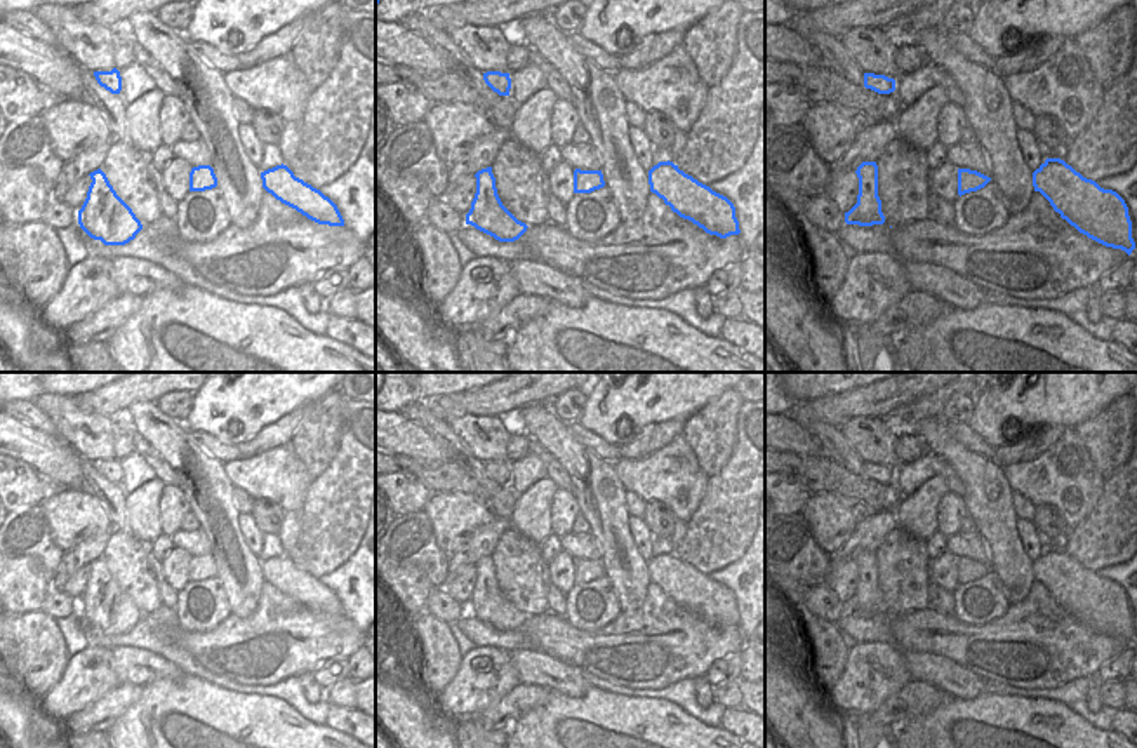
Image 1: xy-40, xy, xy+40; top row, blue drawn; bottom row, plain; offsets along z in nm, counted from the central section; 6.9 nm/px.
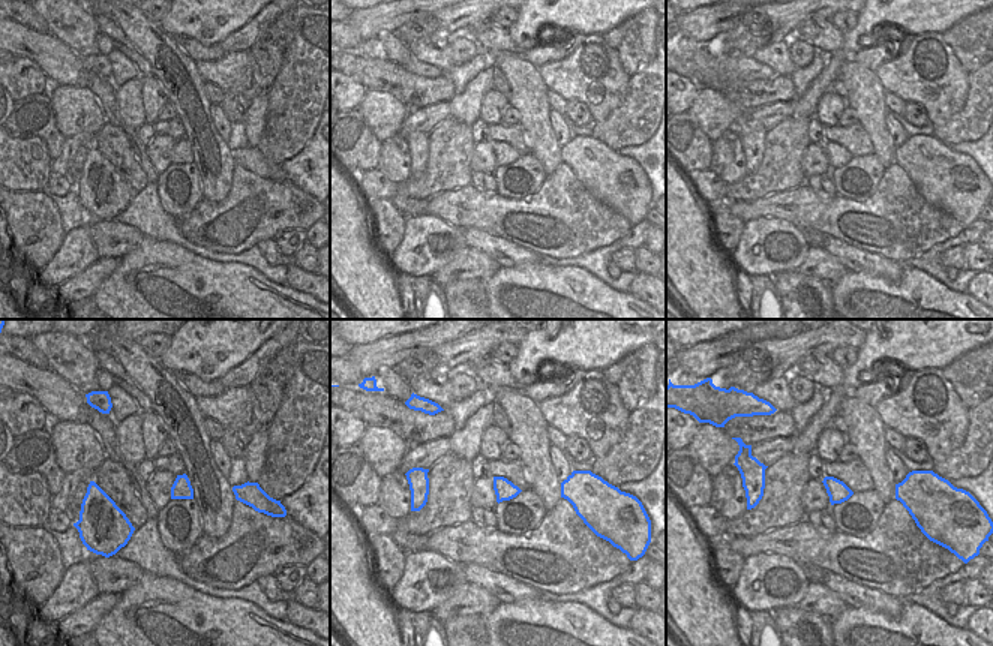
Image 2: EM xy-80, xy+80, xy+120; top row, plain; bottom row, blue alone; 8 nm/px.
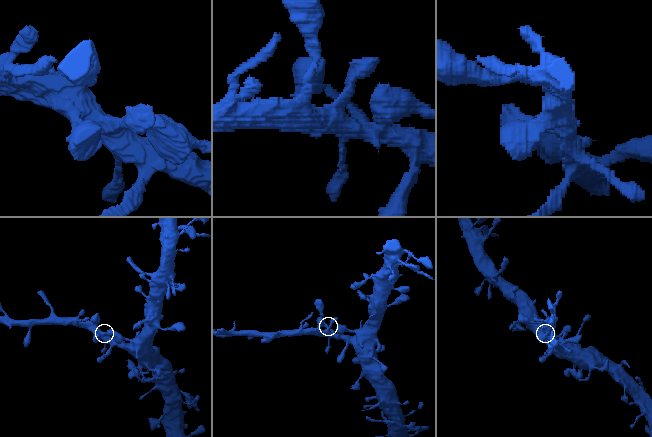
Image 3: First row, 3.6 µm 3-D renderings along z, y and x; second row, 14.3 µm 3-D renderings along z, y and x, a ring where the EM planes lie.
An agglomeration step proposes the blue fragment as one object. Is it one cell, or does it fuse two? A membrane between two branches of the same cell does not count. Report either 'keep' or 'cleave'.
keep

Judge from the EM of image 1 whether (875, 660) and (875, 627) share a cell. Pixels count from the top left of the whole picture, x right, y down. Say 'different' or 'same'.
different

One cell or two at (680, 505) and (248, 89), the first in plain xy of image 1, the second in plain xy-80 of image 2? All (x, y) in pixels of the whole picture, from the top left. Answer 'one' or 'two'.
one

